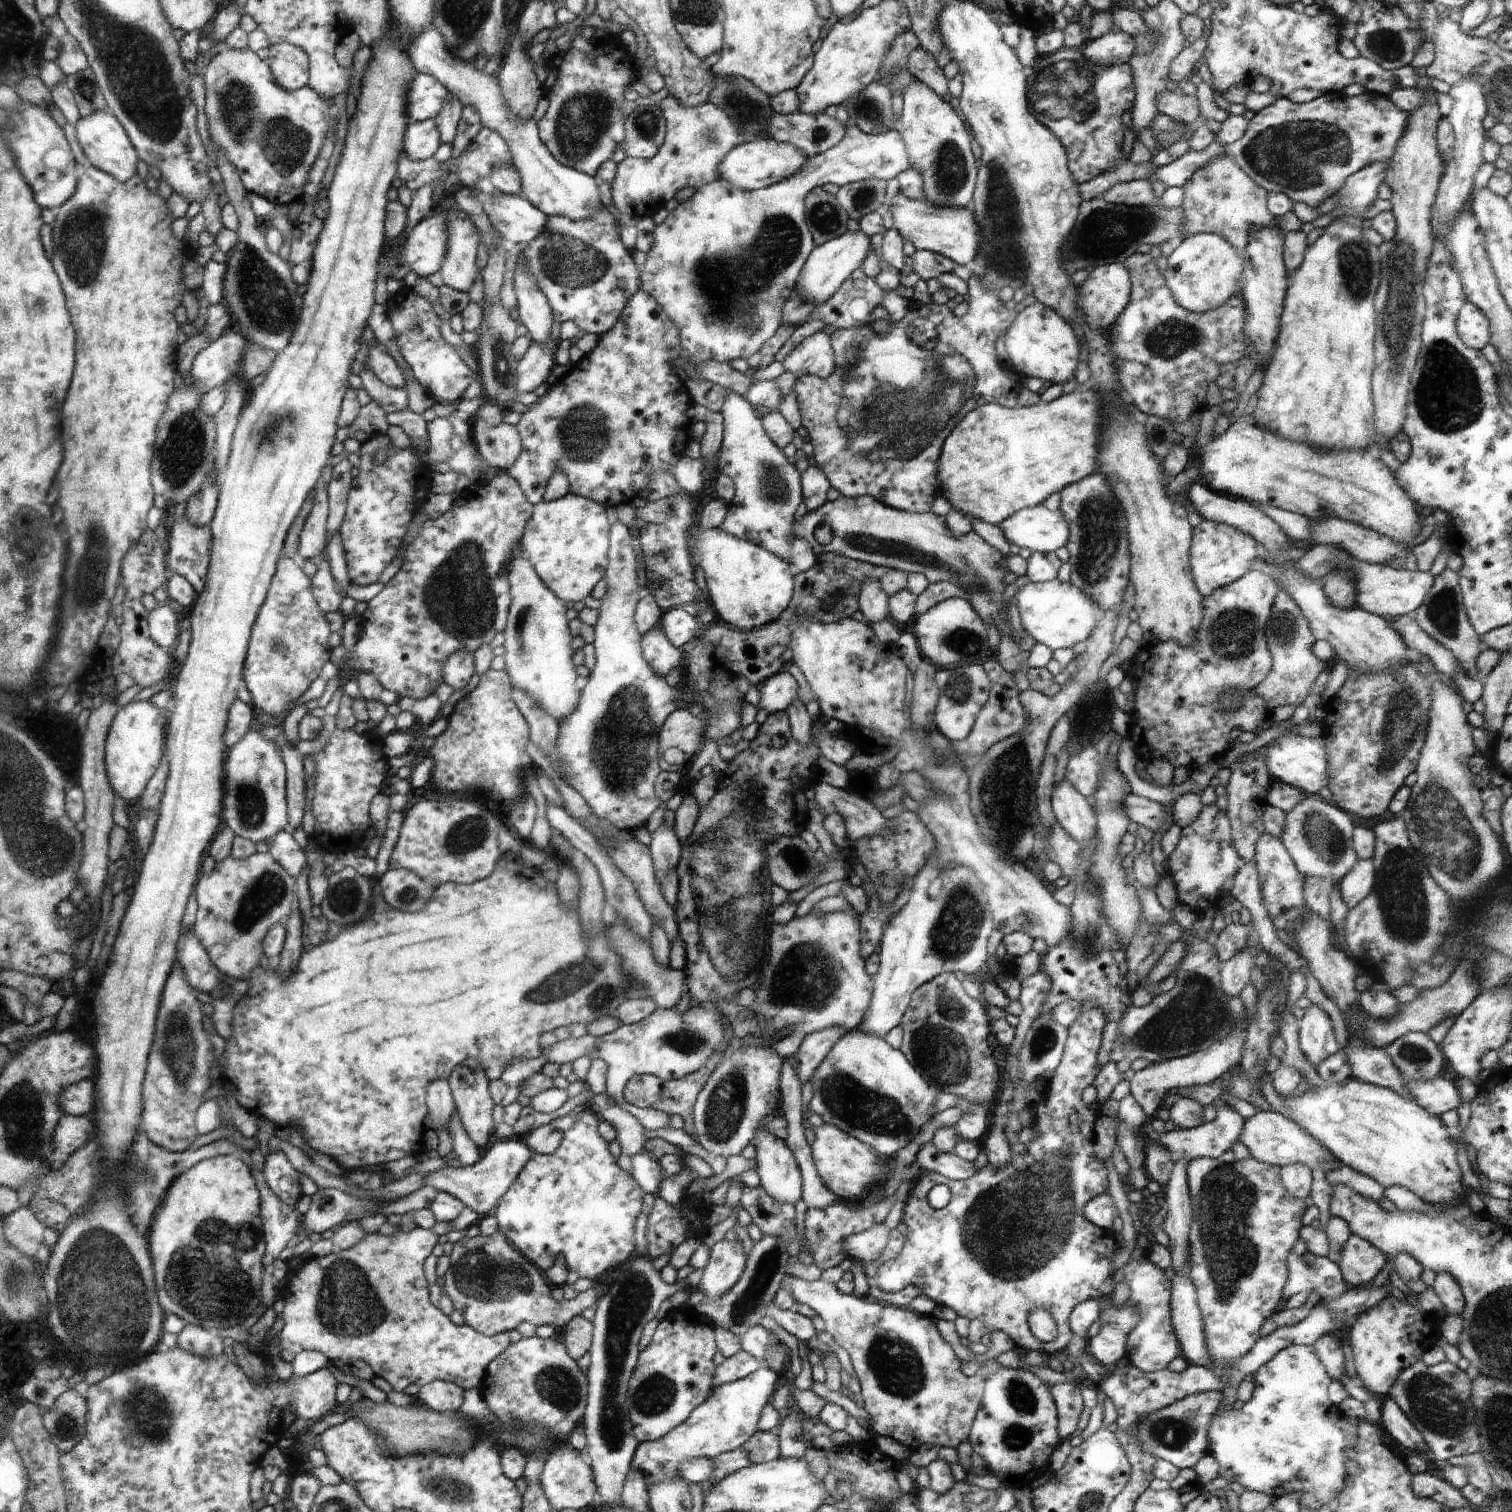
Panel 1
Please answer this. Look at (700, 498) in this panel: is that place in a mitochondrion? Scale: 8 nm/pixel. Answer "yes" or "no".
no

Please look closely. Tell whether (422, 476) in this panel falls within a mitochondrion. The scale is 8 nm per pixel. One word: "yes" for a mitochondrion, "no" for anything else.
no

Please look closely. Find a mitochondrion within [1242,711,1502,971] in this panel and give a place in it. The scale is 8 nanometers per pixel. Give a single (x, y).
(1444, 831)

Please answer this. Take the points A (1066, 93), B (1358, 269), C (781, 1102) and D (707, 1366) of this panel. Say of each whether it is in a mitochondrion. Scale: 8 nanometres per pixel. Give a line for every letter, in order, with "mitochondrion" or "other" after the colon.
A: mitochondrion
B: mitochondrion
C: other
D: other

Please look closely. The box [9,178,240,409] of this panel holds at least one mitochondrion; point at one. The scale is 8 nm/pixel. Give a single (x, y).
(83, 231)

